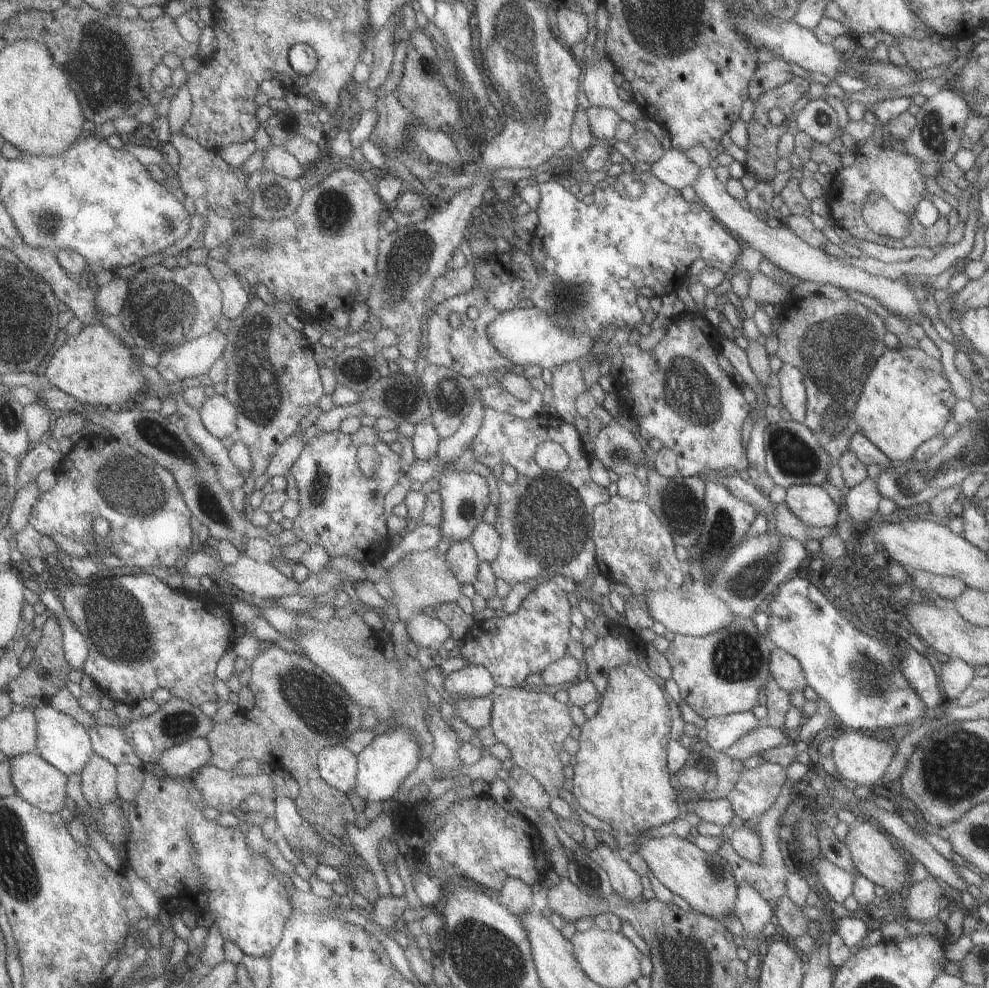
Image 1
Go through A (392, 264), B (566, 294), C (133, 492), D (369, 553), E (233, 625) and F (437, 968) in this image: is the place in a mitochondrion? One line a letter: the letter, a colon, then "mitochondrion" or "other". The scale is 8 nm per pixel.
A: other
B: mitochondrion
C: mitochondrion
D: other
E: other
F: other

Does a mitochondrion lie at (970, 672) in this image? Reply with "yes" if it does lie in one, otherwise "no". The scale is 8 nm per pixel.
no

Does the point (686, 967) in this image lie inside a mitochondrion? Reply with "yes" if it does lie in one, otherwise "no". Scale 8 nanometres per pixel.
yes

